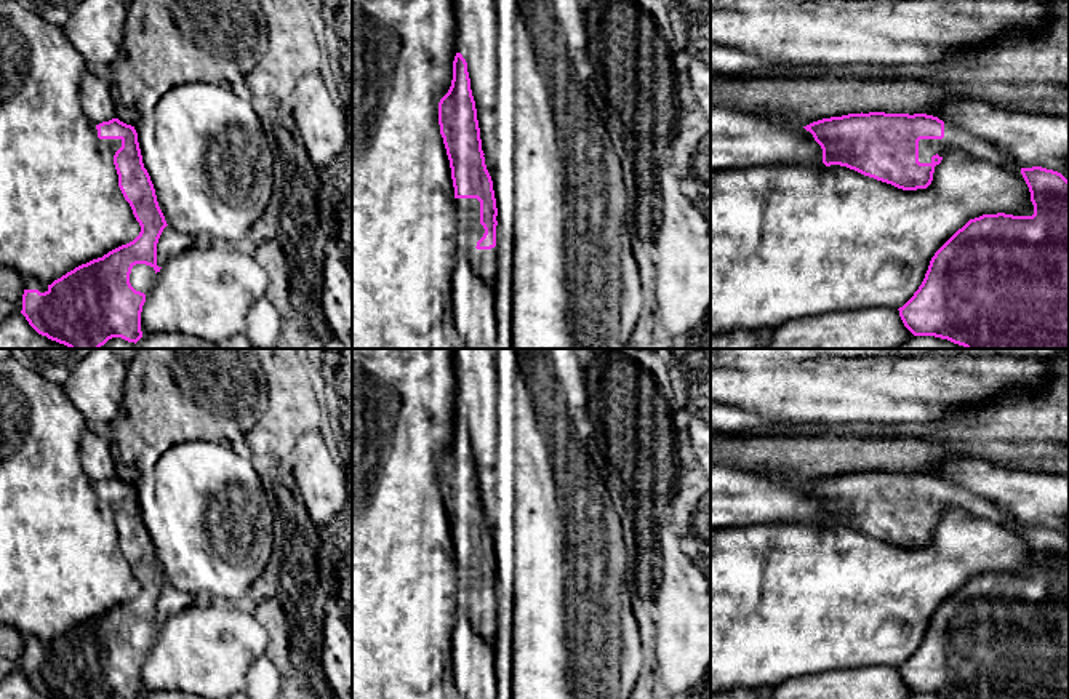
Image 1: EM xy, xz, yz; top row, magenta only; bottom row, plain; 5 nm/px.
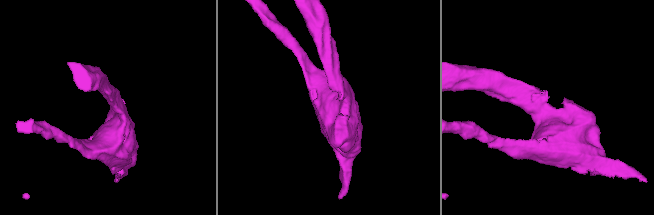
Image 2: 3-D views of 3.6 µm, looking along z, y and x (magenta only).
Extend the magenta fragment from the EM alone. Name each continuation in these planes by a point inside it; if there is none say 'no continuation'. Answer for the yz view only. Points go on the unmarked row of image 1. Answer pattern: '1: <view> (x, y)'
1: yz (954, 495)

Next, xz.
1: xz (484, 619)

